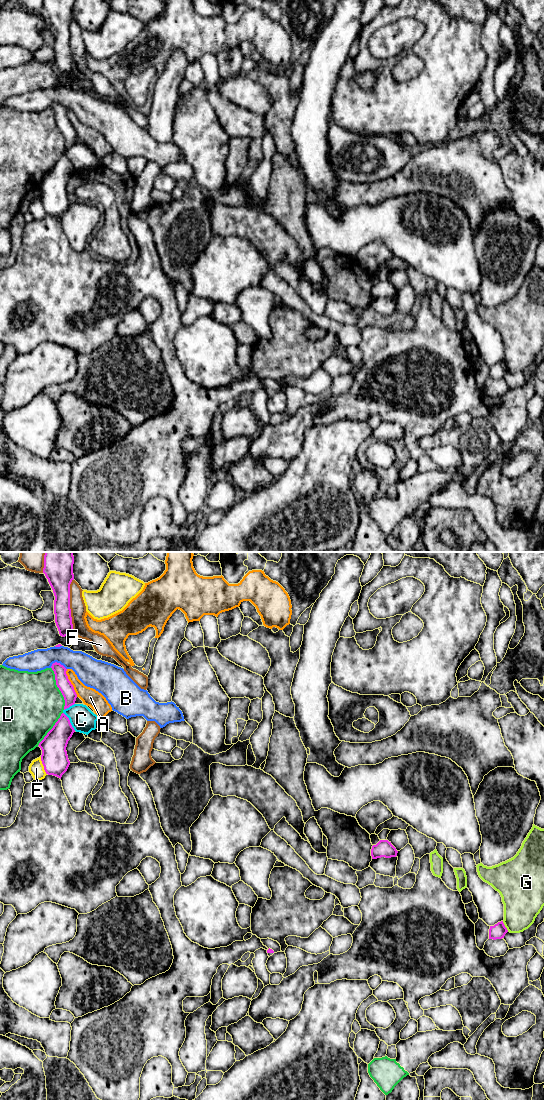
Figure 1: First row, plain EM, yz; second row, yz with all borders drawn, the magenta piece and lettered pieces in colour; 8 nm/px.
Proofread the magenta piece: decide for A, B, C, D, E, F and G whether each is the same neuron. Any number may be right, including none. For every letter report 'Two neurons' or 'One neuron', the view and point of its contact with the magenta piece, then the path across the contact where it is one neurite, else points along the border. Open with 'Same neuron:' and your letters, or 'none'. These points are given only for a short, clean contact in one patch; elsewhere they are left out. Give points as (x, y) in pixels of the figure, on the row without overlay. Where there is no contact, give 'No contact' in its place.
Same neuron: none
A: Two neurons. Touches magenta at yz (70, 123)
B: Two neurons. Touches magenta at yz (58, 103)
C: Two neurons. Touches magenta at yz (69, 161)
D: Two neurons. Touches magenta at yz (58, 127)
E: Two neurons. Touches magenta at yz (43, 205). Boundary: yz (40, 197), (46, 214)
F: Two neurons. Touches magenta at yz (69, 46)
G: Two neurons. Touches magenta at yz (504, 366). Boundary: yz (502, 361), (508, 371)

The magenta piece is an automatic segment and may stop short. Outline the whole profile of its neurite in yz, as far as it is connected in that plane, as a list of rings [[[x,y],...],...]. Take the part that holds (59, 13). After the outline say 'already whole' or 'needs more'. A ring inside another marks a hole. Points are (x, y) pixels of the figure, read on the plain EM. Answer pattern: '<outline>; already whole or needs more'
[[[44,0],[43,13],[53,30],[55,63],[65,77],[73,72],[70,49],[70,24],[74,20],[74,0]]]; already whole

